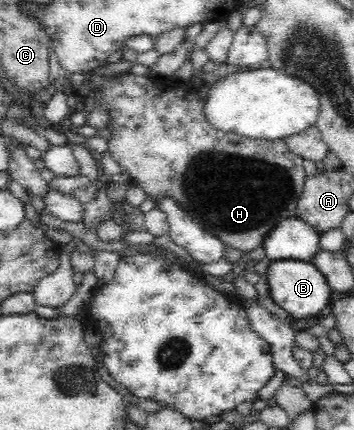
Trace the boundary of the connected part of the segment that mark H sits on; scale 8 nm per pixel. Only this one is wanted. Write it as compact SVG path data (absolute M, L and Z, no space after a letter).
M122 72L111 75L114 83L106 89L99 90L101 97L96 100L99 104L96 106L104 106L109 113L109 131L110 135L107 139L108 148L113 159L119 163L122 171L128 173L128 177L136 181L136 184L142 191L142 197L152 201L170 197L176 201L176 204L187 214L193 218L205 231L225 242L229 248L239 249L244 252L250 252L252 249L262 245L265 235L279 223L279 221L287 218L295 218L297 215L297 203L303 191L303 185L306 180L305 170L303 169L303 158L293 153L286 144L284 139L273 141L257 141L257 139L249 139L249 137L241 137L237 133L225 133L209 124L209 120L205 118L205 101L199 98L199 89L190 83L173 83L174 79L161 79L161 77L147 77L147 75L133 75L129 72Z

